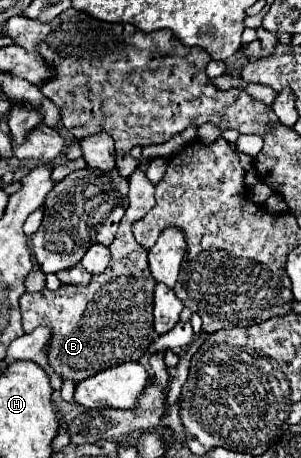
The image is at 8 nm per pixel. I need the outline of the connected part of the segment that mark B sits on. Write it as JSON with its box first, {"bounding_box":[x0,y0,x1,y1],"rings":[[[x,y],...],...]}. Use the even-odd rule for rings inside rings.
{"bounding_box":[19,158,159,384],"rings":[[[143,158],[137,170],[129,176],[129,206],[119,222],[115,240],[109,246],[111,264],[107,270],[95,274],[87,286],[61,284],[57,290],[43,288],[33,294],[25,292],[19,298],[23,330],[33,330],[37,326],[51,328],[47,362],[63,380],[71,380],[73,384],[123,362],[139,362],[159,338],[153,330],[153,290],[157,282],[147,266],[147,250],[131,232],[131,224],[155,206],[155,186],[145,176],[151,160],[153,158]]]}

